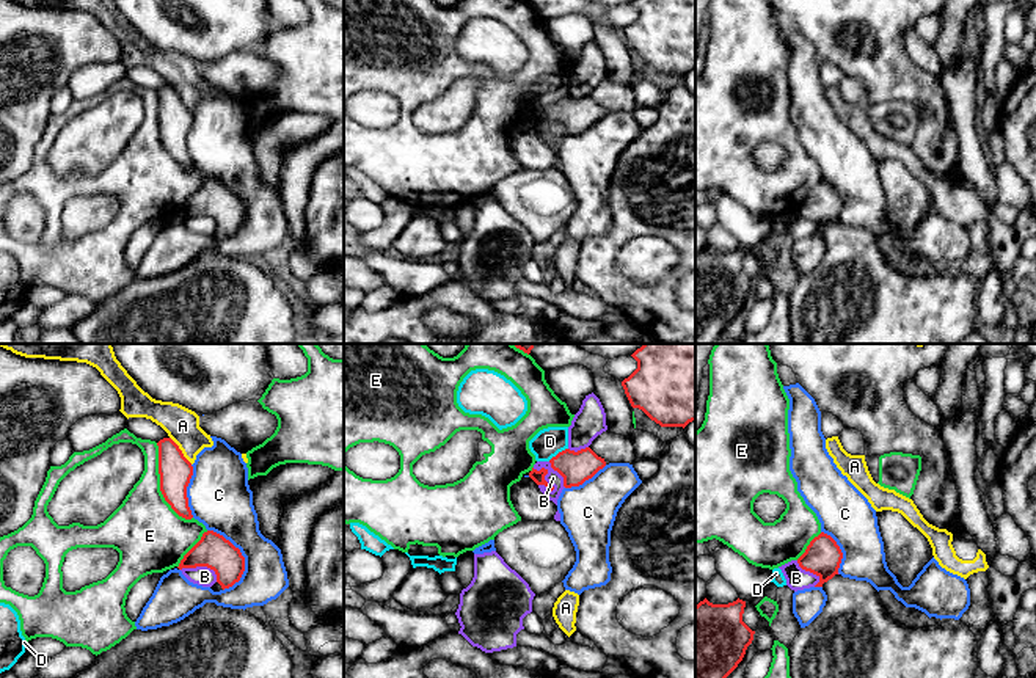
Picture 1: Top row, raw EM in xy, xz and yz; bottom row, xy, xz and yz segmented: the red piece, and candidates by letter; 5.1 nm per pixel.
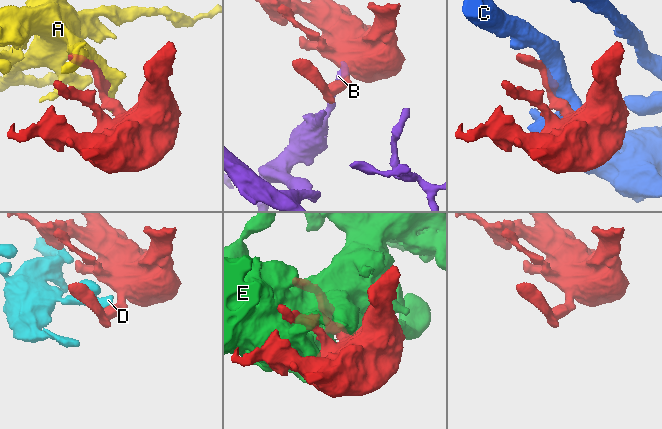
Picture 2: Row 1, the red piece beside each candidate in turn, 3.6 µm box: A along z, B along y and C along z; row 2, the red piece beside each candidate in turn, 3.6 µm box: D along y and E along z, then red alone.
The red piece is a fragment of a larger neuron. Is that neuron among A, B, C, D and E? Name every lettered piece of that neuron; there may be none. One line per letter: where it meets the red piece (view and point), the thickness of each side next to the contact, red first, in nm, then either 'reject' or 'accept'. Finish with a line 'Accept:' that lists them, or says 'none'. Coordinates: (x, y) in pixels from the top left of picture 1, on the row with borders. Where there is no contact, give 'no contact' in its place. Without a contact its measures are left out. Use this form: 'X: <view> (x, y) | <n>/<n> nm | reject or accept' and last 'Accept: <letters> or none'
A: xy (181, 451) | 170/180 nm | reject
B: xz (547, 473) | 60/70 nm | reject
C: xy (244, 557) | 180/260 nm | reject
D: xz (559, 452) | 160/150 nm | reject
E: xy (160, 485) | 170/360 nm | reject
Accept: none

